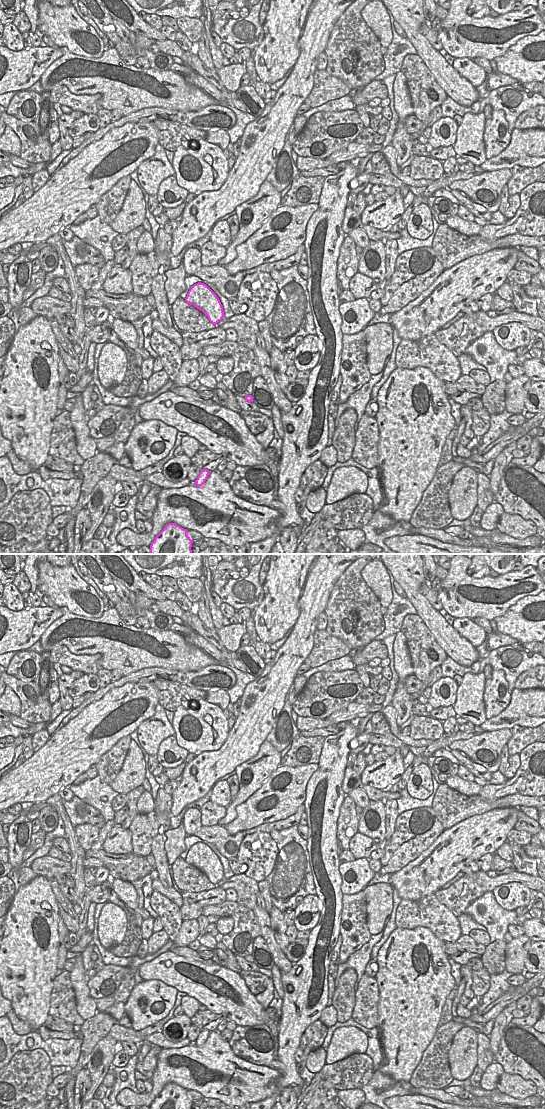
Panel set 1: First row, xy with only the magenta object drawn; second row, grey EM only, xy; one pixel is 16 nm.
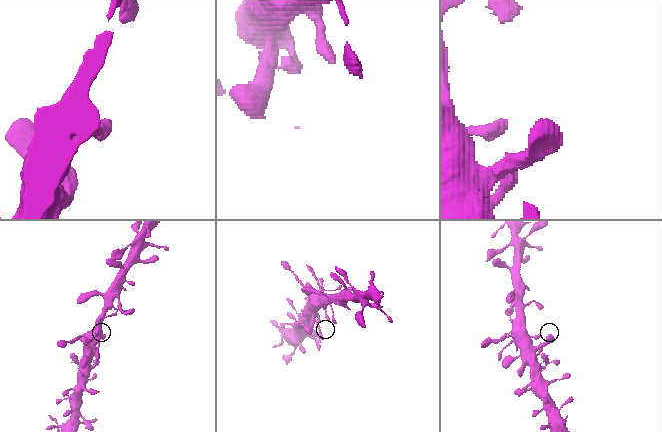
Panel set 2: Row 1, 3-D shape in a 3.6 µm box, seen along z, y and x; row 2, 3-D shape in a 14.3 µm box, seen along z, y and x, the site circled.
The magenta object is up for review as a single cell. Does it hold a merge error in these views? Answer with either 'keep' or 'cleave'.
keep

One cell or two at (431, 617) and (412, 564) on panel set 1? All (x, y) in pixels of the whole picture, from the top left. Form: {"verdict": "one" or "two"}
{"verdict": "one"}

